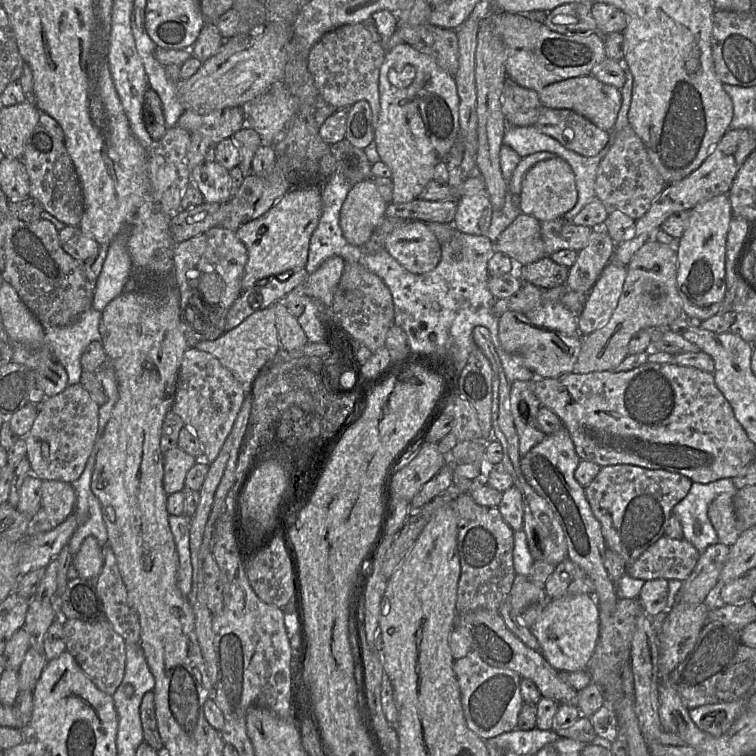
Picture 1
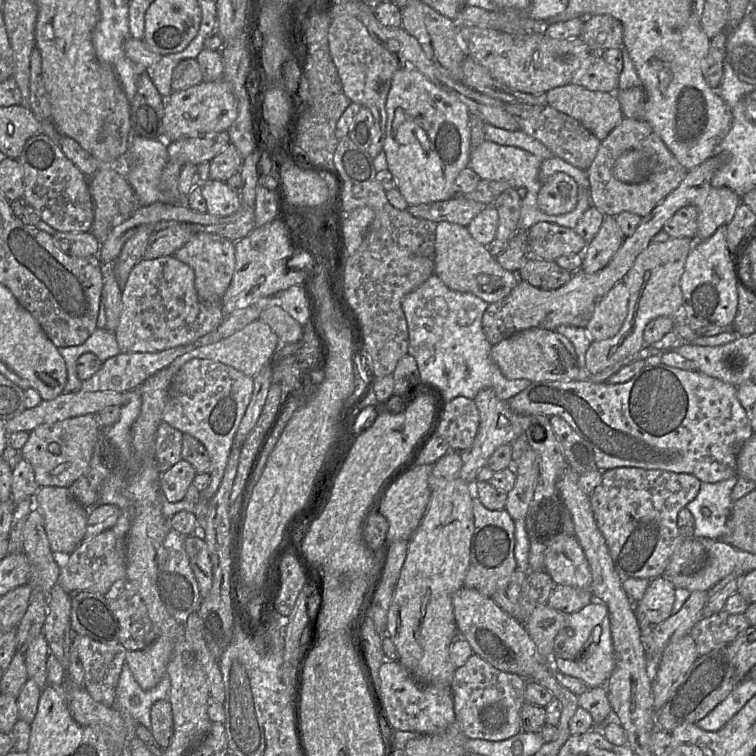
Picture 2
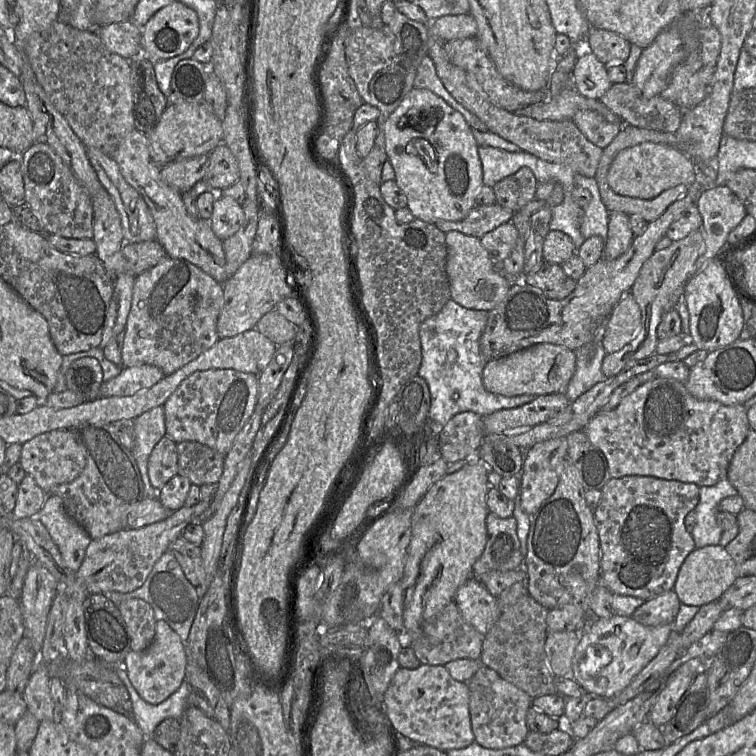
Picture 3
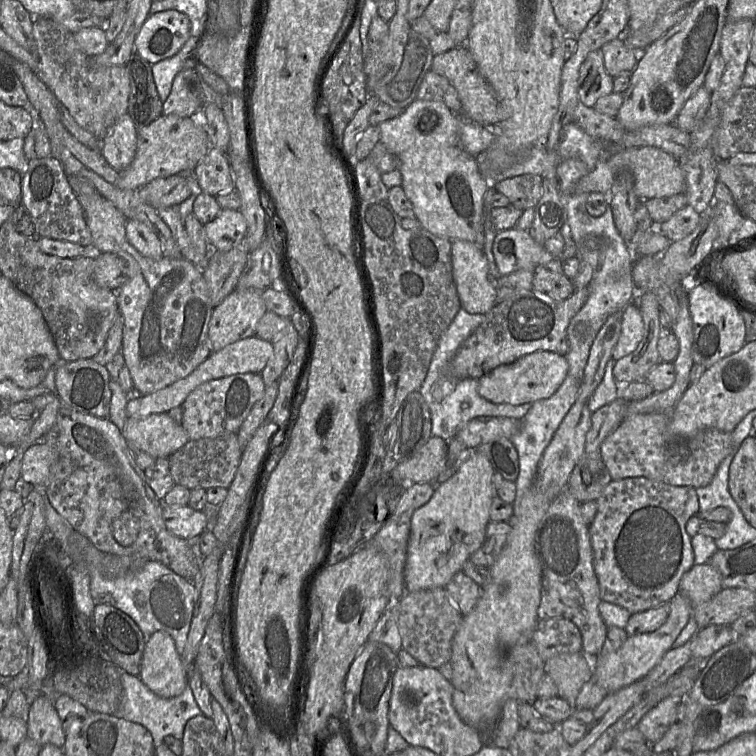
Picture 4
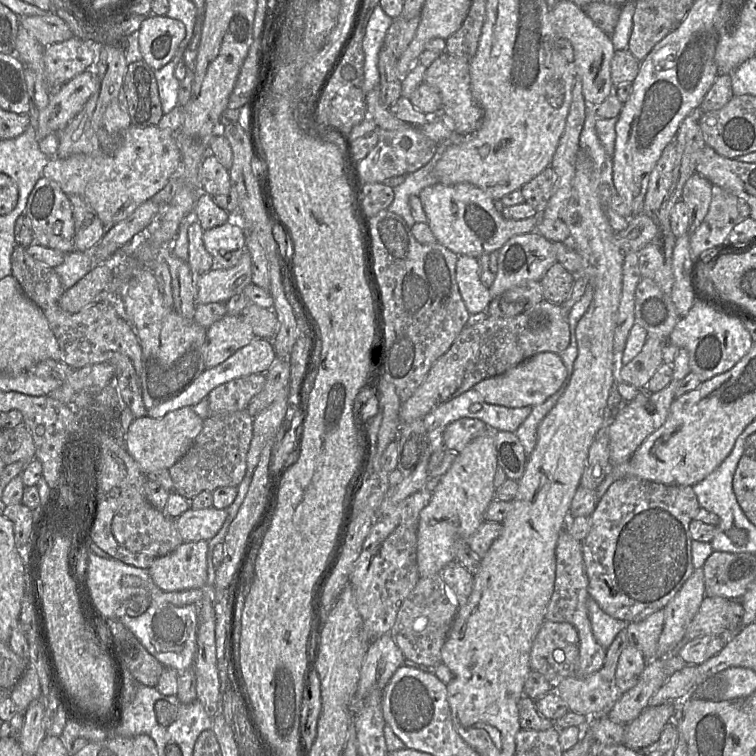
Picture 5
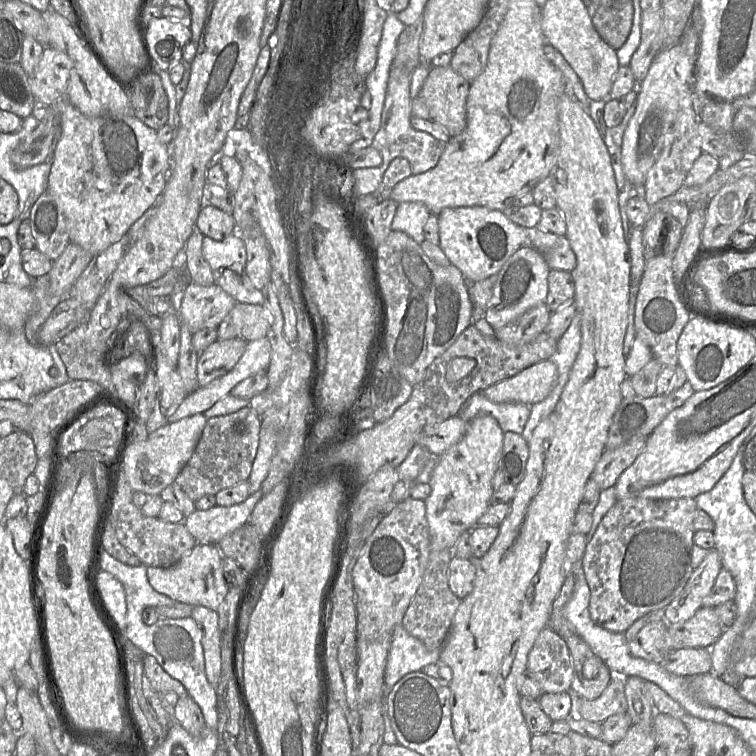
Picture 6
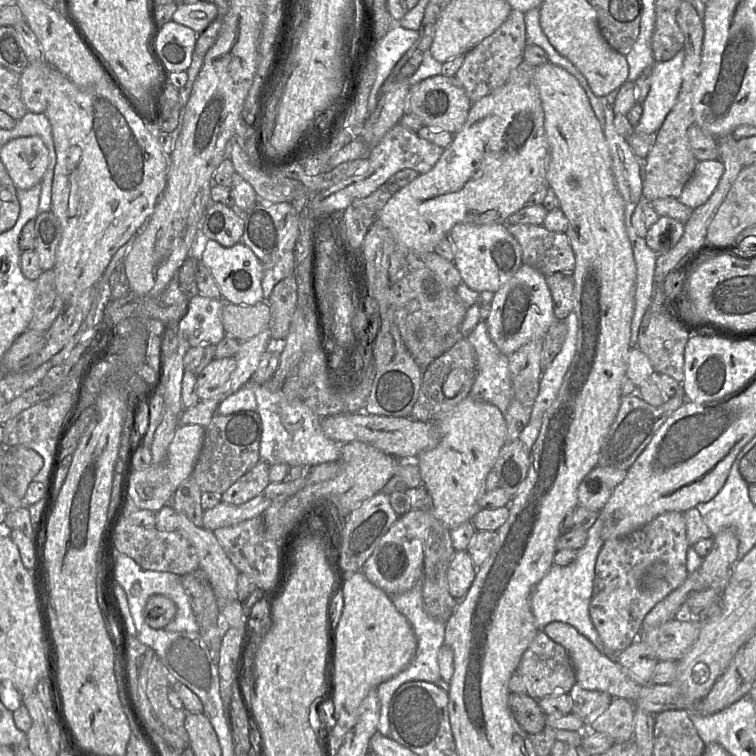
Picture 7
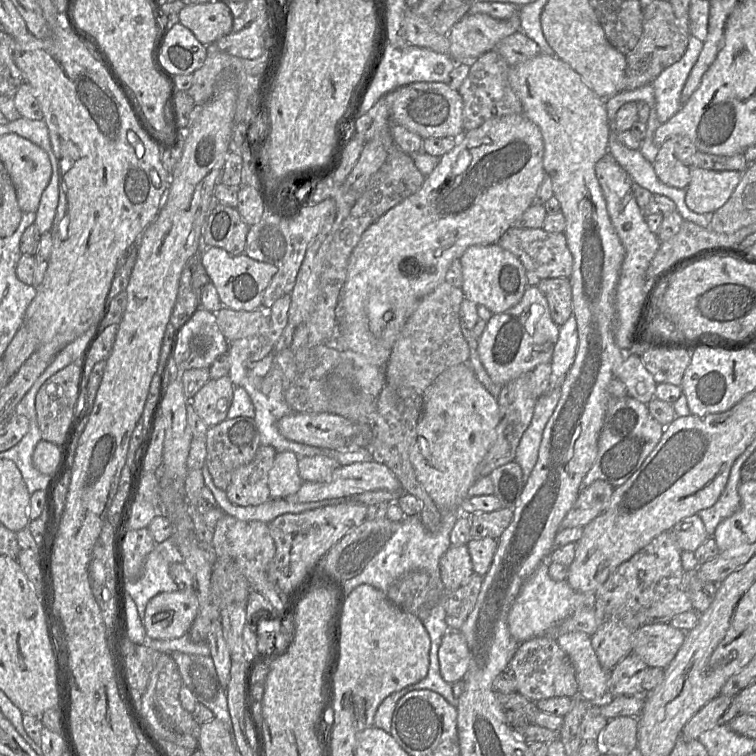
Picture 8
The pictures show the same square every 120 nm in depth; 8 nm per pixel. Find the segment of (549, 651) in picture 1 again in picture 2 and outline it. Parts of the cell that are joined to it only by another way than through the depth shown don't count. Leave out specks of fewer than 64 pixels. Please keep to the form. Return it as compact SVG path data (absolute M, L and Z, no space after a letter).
M600 601L590 602L580 611L568 615L567 627L573 634L554 649L550 661L554 671L580 679L587 688L604 687L617 662L607 606Z

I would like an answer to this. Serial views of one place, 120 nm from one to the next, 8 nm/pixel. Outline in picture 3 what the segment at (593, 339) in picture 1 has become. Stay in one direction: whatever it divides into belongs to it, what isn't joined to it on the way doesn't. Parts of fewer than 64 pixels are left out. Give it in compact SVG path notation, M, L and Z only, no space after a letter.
M699 229L681 240L673 241L669 247L663 250L654 251L642 265L630 289L641 311L641 327L634 339L621 350L606 354L601 366L606 377L617 375L632 360L643 359L655 353L658 342L657 327L664 314L674 309L682 298L684 285L691 277L695 262L704 250L704 234L702 229Z

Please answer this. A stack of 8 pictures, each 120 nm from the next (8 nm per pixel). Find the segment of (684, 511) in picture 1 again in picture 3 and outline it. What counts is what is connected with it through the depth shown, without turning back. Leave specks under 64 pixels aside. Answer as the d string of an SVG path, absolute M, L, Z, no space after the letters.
M727 478L713 486L699 487L699 502L693 510L696 515L696 524L691 534L695 548L709 545L725 547L737 536L737 524L722 532L716 521L720 501L737 494L737 490Z

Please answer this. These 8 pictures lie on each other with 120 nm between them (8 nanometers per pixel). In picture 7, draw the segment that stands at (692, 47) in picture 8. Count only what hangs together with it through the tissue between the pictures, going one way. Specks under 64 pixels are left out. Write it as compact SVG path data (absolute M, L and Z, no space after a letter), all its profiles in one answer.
M680 50L671 60L664 62L655 62L651 71L650 89L644 102L642 103L643 112L639 123L634 127L634 133L627 140L630 146L630 140L643 133L657 132L662 126L669 112L677 102L678 94L682 84L682 67L684 62L684 51Z

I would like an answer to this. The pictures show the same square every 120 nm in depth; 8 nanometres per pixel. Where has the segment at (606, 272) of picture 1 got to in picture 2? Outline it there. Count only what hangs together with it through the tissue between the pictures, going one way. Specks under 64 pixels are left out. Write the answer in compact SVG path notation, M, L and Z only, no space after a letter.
M623 281L616 283L598 302L585 327L594 340L614 337L628 313L629 291Z

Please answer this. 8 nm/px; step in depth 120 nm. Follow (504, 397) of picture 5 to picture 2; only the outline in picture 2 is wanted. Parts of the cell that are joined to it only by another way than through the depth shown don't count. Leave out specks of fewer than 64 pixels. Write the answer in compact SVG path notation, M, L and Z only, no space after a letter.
M530 328L494 345L491 358L508 379L528 379L531 383L577 380L578 357L572 343L554 330Z

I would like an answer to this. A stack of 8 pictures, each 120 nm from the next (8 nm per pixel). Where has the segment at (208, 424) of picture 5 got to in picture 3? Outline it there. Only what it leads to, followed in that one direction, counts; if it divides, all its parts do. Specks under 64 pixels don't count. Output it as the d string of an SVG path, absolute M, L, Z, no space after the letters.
M183 441L177 444L178 474L186 477L192 484L217 484L224 466L225 456L197 441Z

